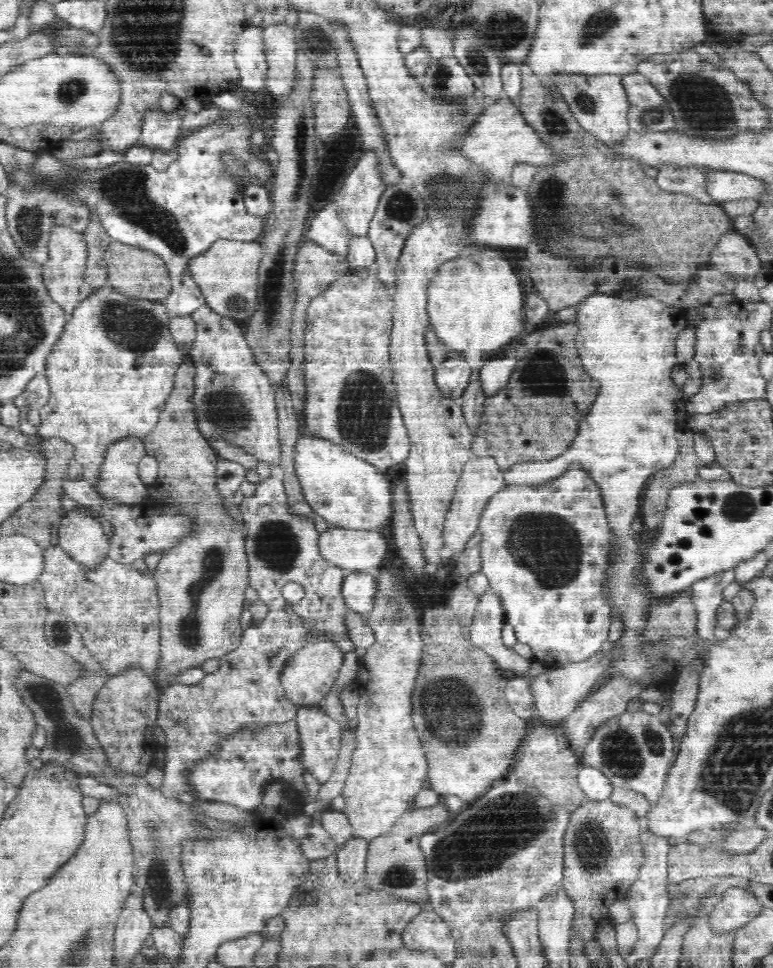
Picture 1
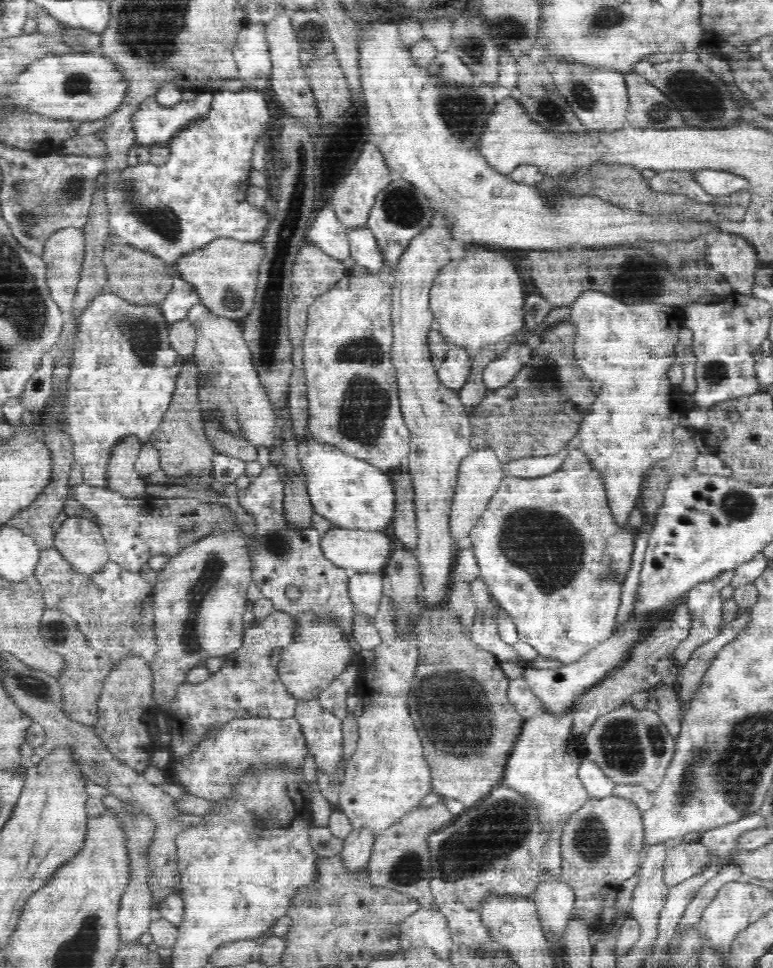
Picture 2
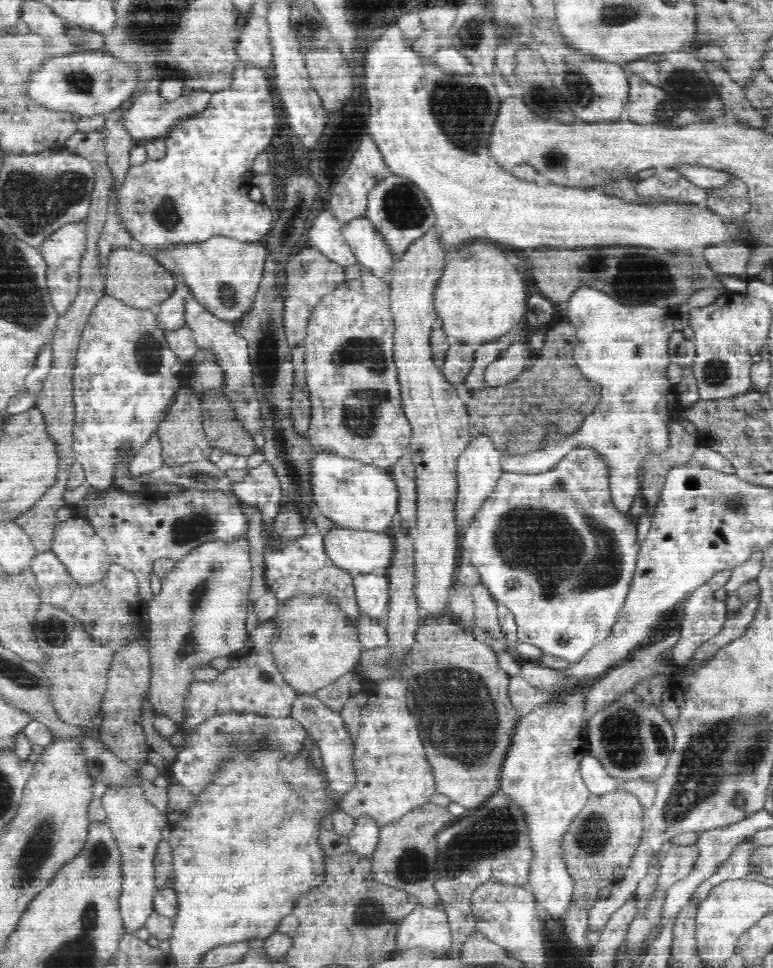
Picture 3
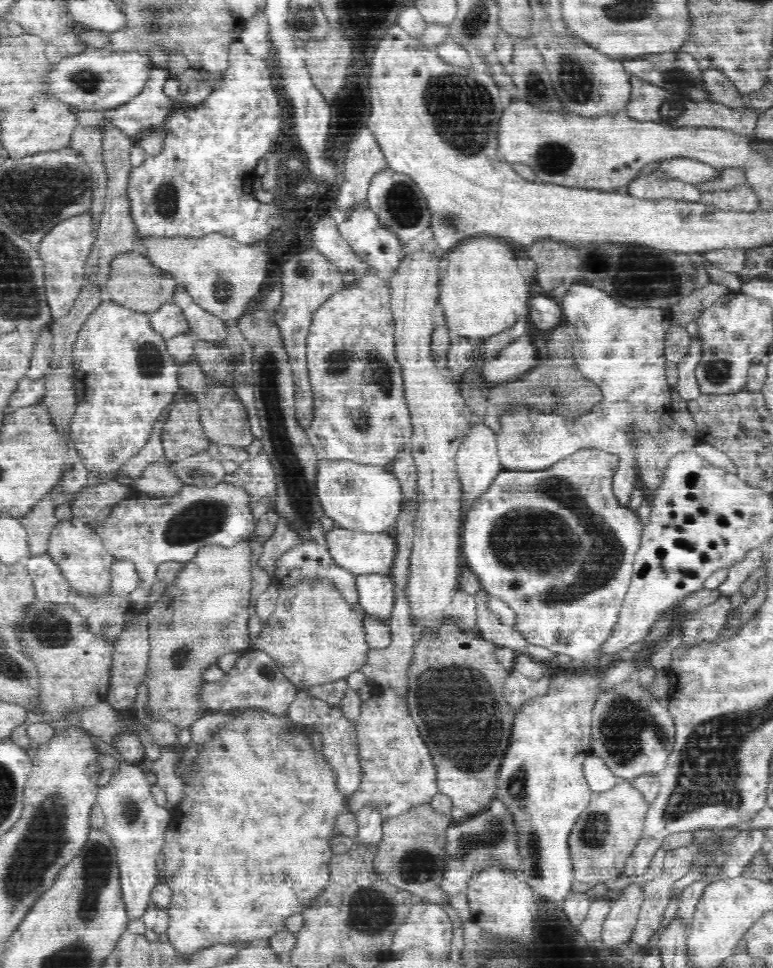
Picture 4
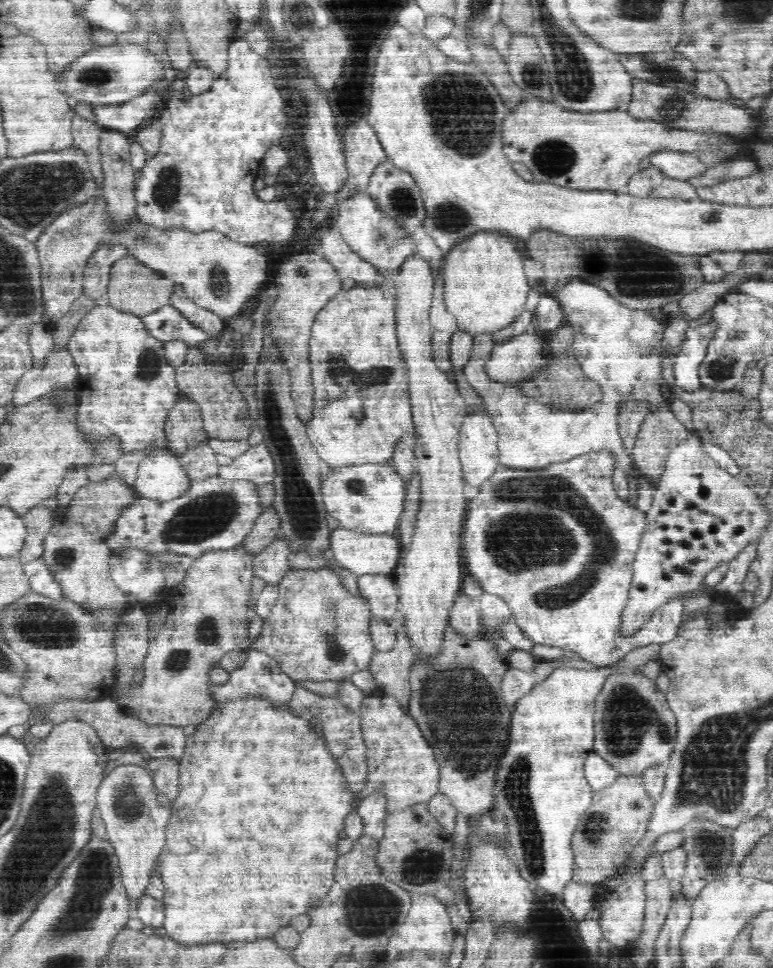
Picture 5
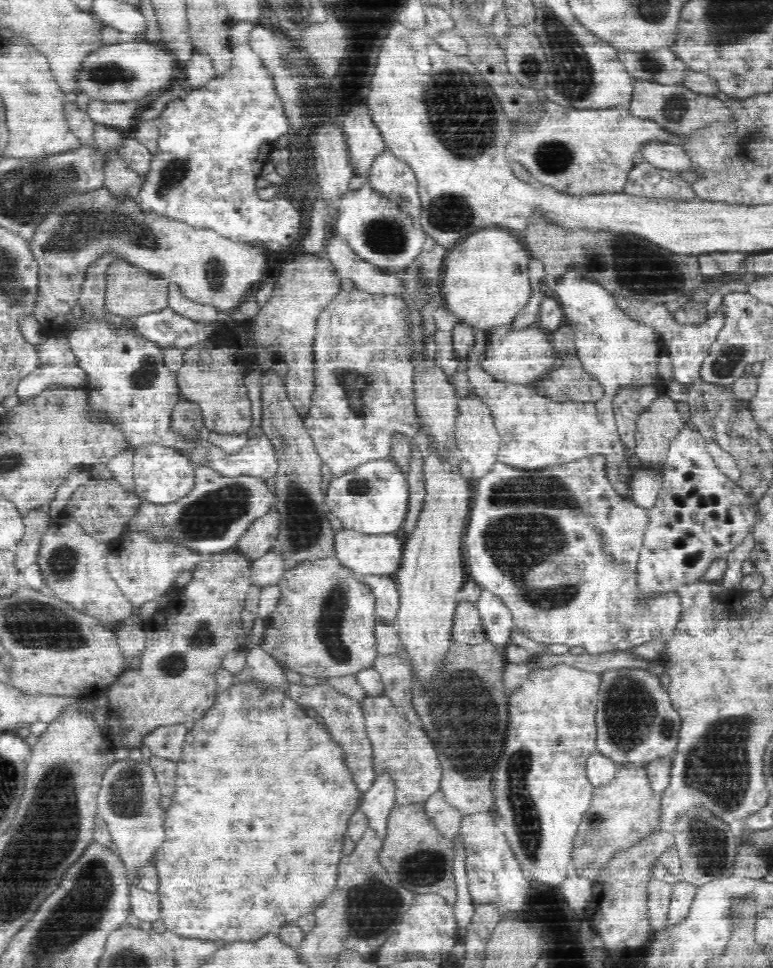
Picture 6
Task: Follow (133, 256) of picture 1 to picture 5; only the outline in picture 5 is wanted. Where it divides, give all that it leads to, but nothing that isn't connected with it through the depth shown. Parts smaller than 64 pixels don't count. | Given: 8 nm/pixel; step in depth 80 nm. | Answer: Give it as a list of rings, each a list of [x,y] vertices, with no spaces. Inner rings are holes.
[[[127,255],[111,266],[105,303],[108,303],[108,306],[118,312],[140,317],[160,310],[160,307],[170,305],[173,285],[171,280],[141,265]]]

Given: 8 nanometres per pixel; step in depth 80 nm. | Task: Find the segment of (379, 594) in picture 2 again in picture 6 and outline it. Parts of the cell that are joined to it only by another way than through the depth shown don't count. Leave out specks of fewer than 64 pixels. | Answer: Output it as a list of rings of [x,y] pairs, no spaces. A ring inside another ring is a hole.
[[[363,575],[376,596],[376,612],[384,623],[392,624],[399,611],[398,583],[393,576]]]

